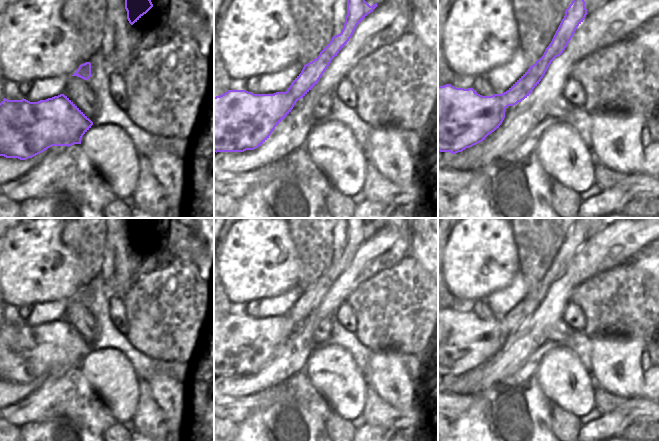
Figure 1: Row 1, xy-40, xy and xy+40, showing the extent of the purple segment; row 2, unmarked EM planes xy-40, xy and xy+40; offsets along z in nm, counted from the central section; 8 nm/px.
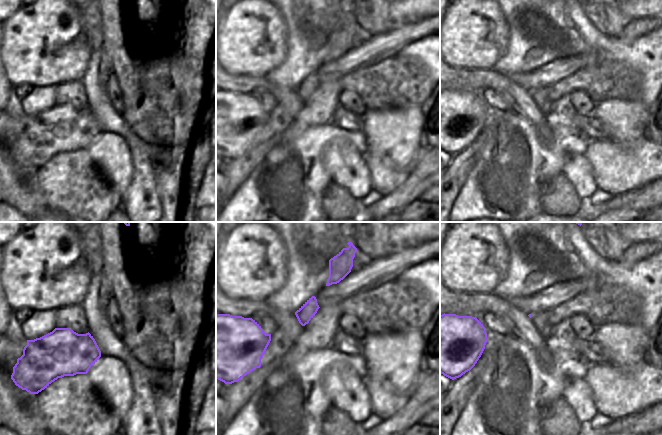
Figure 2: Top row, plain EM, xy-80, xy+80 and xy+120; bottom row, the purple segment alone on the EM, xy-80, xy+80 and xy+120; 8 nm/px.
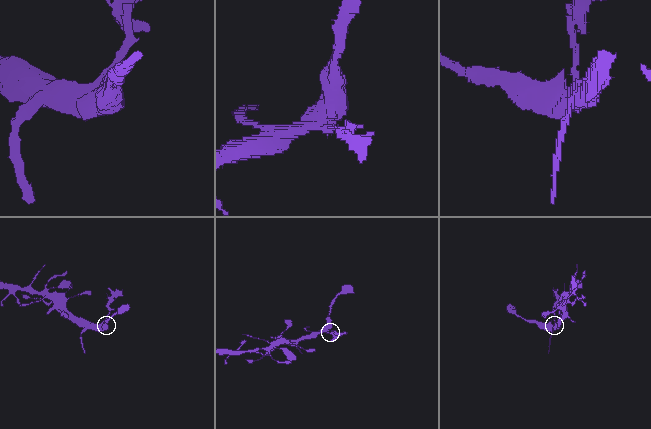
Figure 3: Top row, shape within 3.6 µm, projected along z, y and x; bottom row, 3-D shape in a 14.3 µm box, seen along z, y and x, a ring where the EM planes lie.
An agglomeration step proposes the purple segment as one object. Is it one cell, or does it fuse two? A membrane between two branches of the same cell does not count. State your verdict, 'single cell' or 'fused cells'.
fused cells

